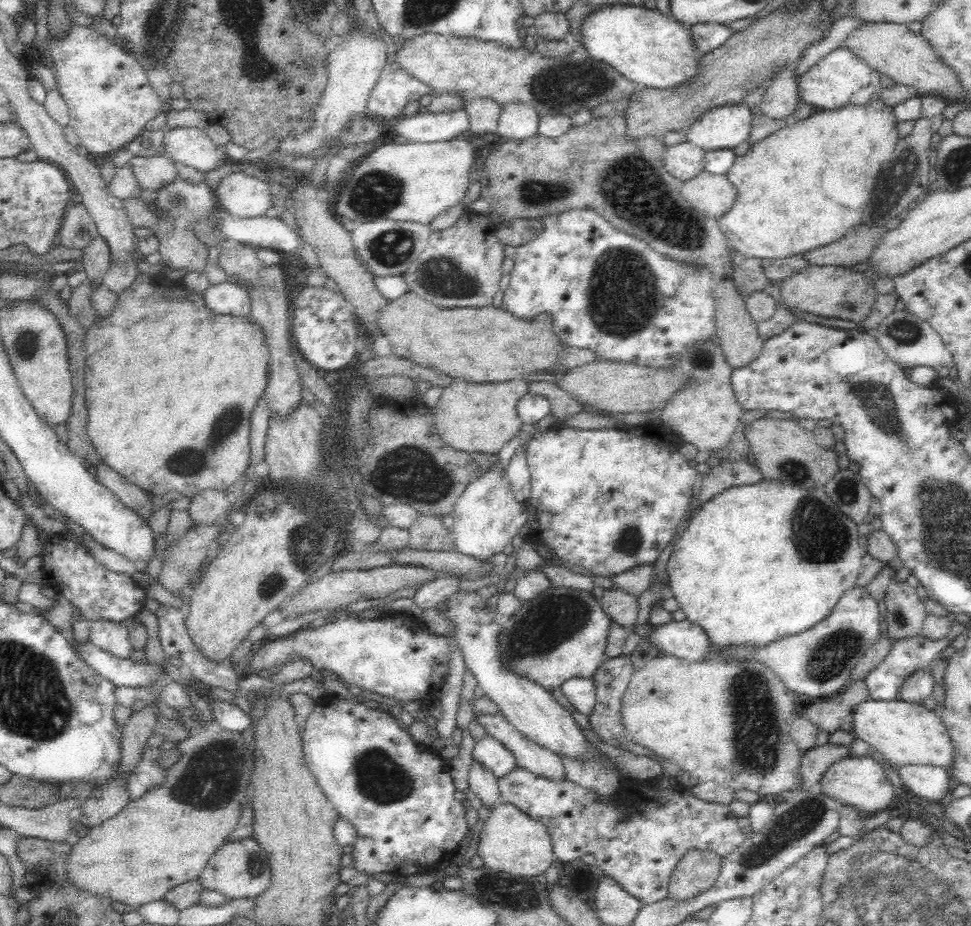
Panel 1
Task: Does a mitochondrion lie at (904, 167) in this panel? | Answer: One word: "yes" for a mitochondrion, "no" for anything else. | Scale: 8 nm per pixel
yes

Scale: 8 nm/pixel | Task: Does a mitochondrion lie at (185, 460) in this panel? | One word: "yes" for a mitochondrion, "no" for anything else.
yes

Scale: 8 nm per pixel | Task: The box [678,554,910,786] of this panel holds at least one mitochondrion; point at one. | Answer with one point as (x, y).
(758, 734)

